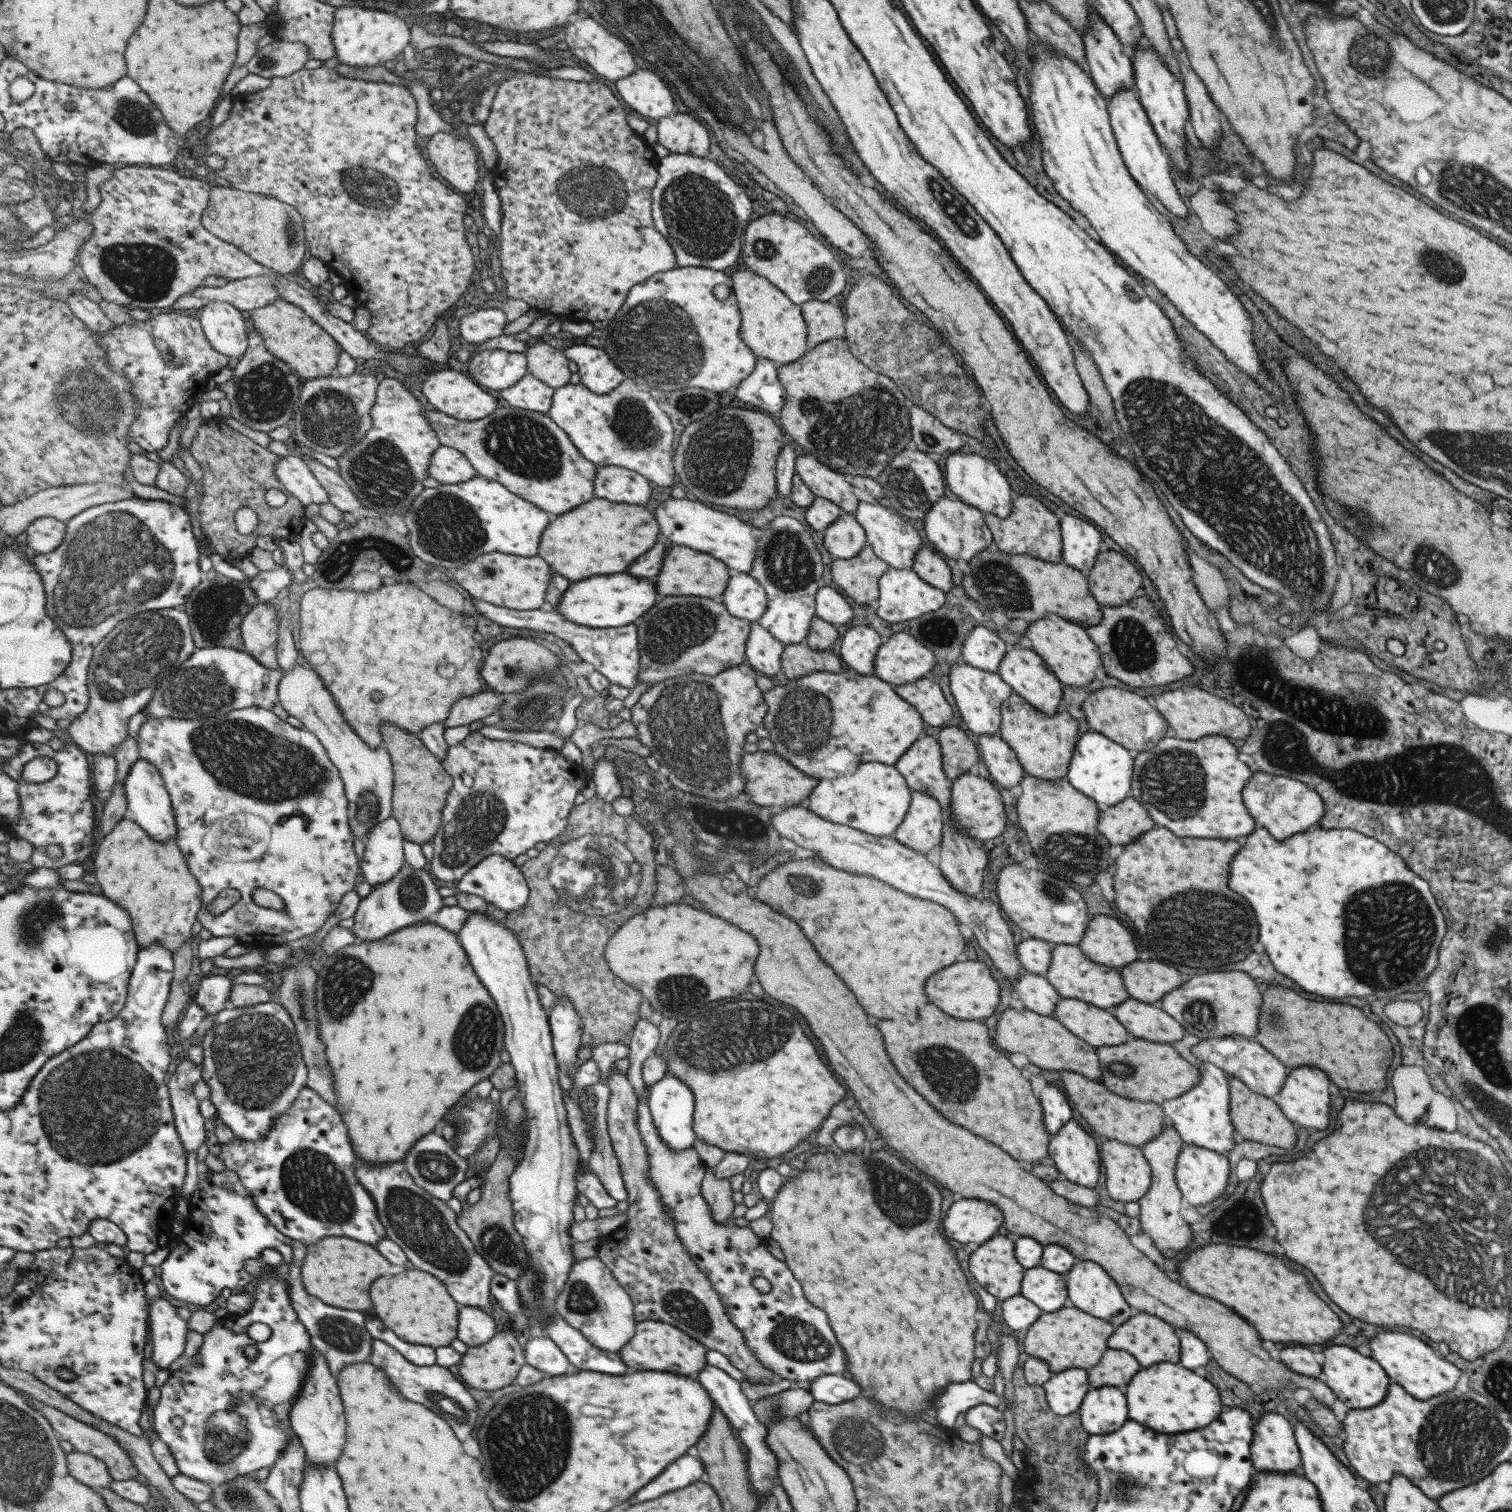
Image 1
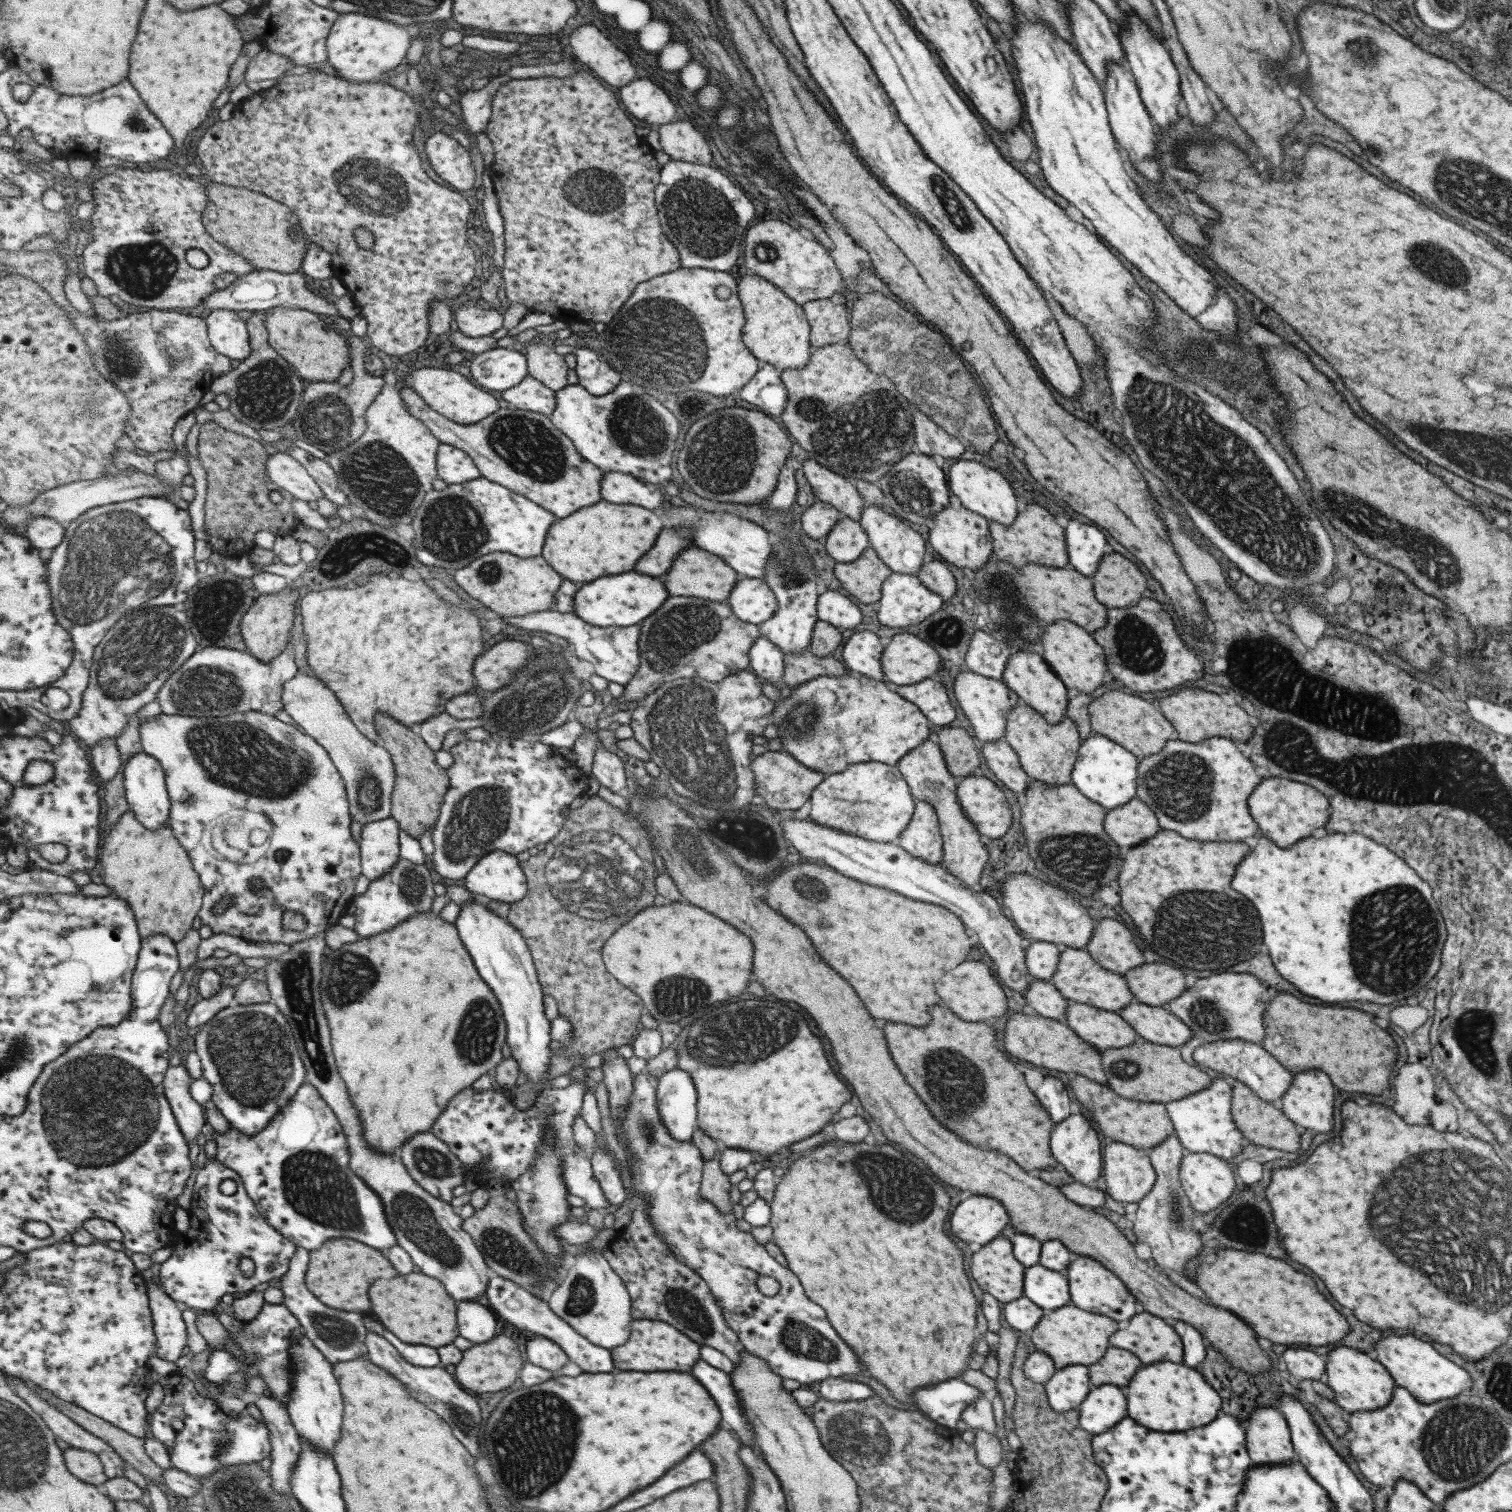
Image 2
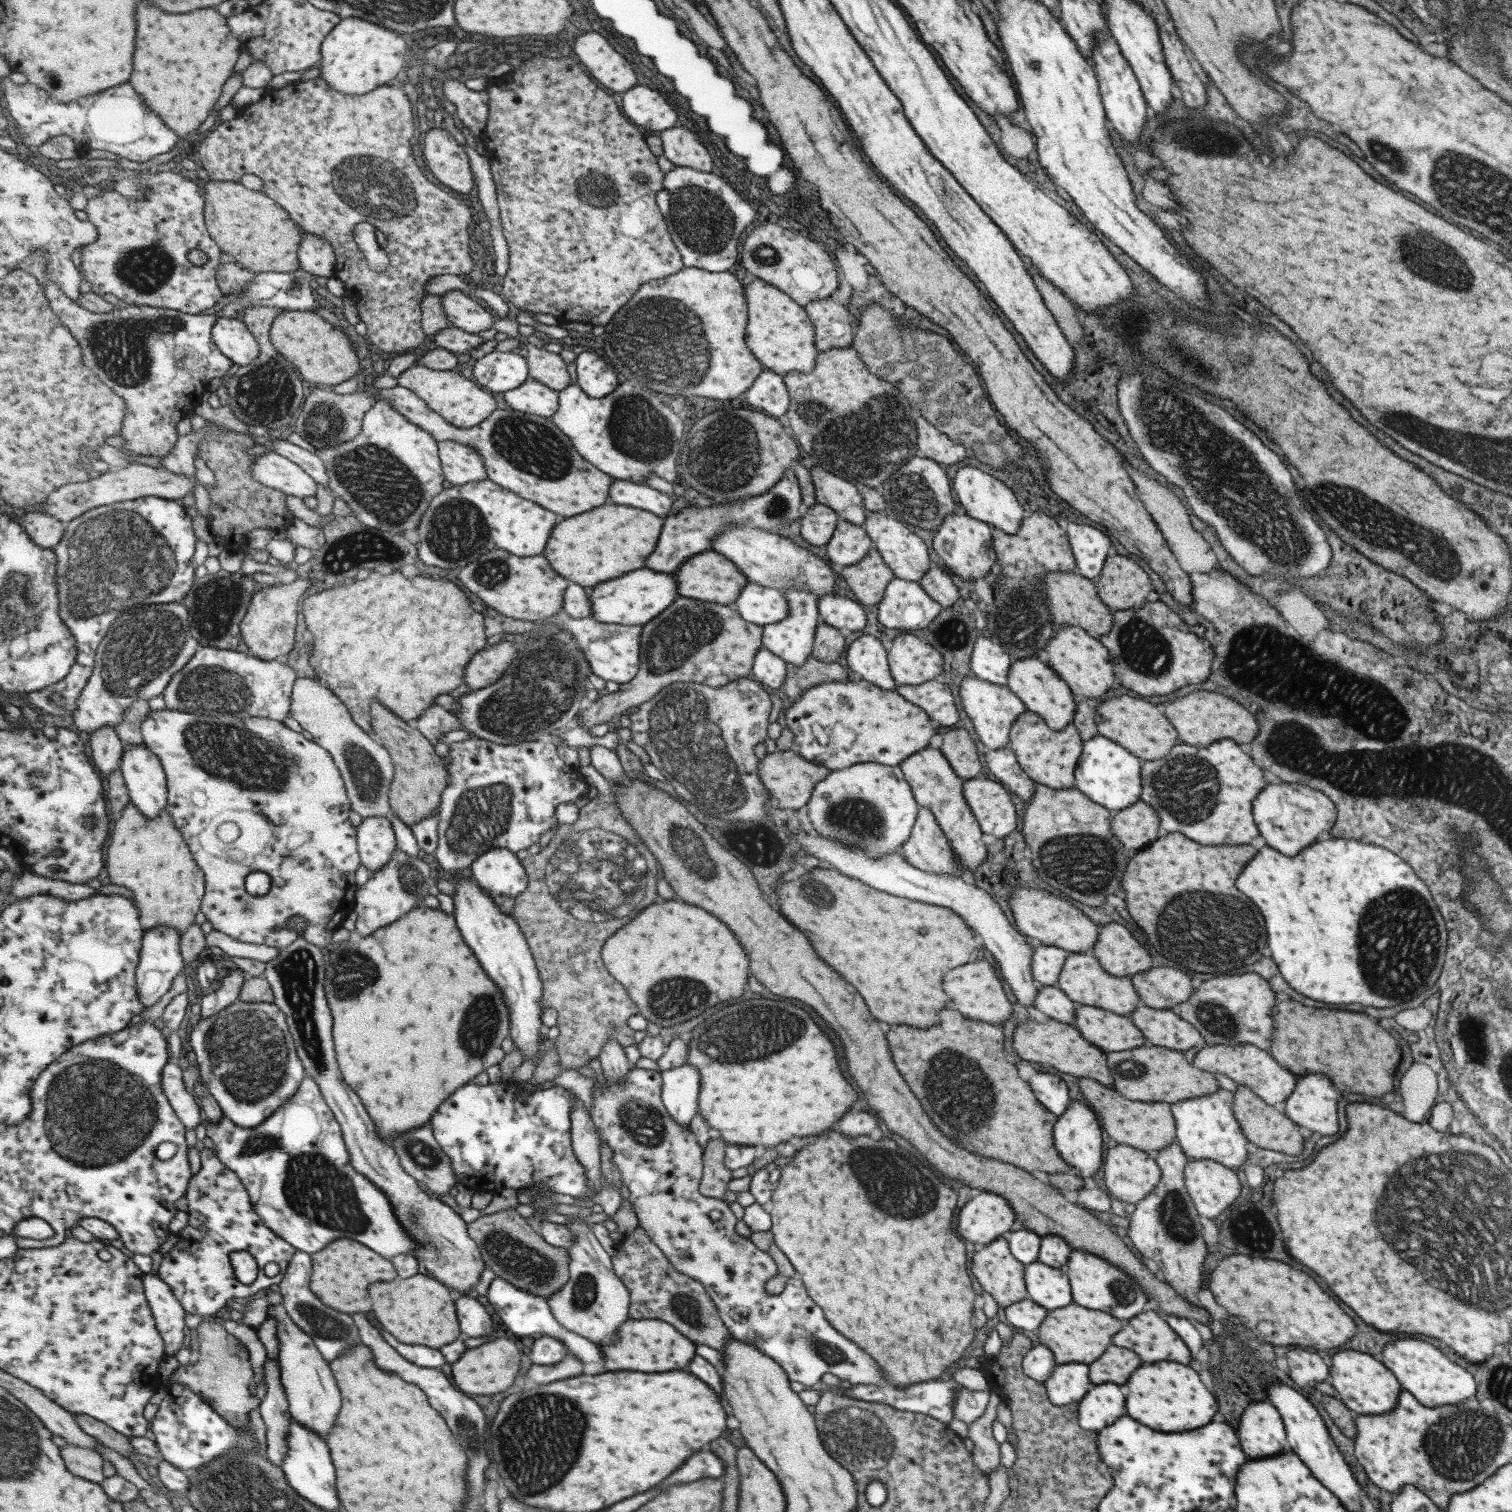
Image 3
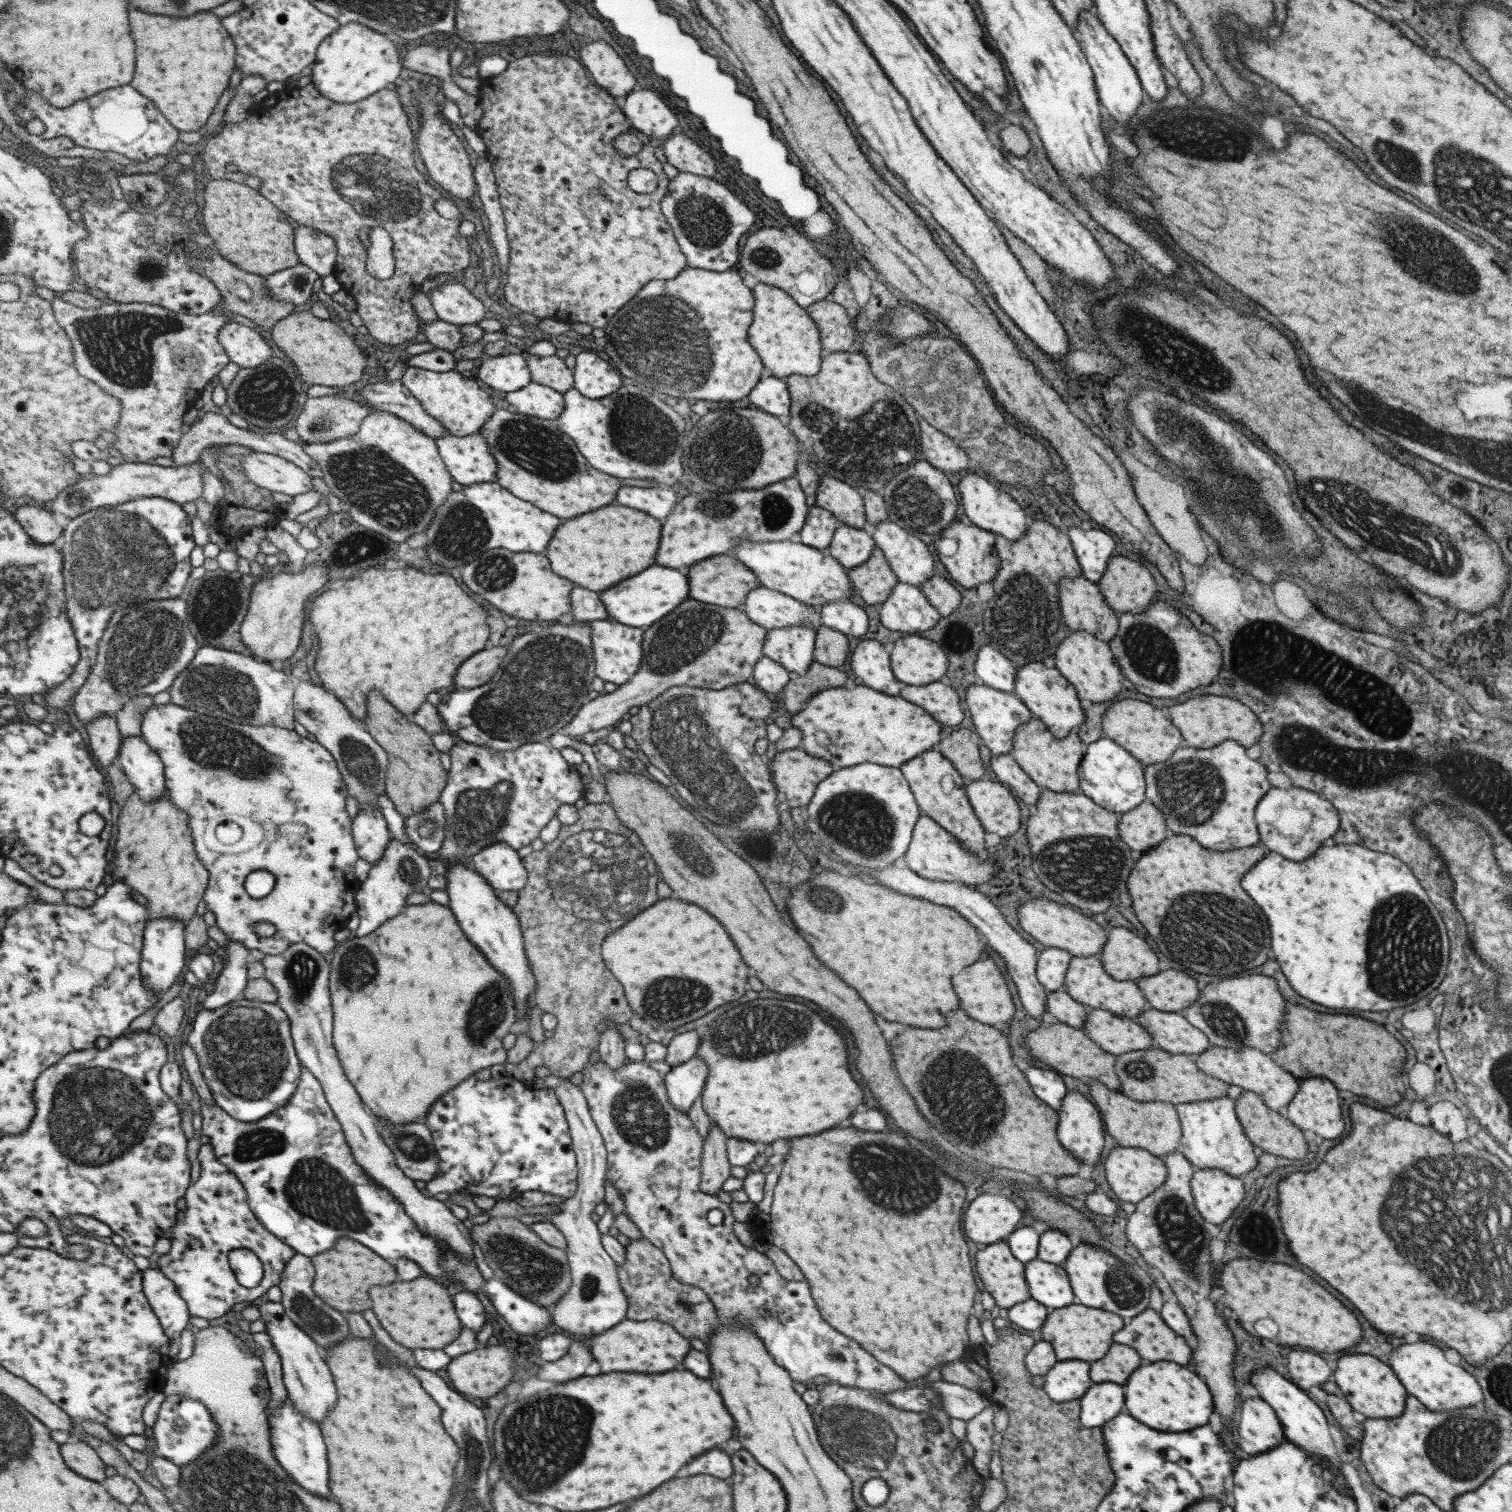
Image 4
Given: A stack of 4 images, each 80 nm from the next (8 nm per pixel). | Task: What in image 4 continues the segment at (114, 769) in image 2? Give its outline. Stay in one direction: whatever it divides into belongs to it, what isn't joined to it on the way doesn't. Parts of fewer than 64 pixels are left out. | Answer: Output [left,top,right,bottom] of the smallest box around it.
[86,715,123,768]

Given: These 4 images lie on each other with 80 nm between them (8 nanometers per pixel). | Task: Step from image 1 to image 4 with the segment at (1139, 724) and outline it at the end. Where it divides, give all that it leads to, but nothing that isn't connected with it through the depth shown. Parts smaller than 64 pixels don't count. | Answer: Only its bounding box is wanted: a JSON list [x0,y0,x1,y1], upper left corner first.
[1101,698,1181,766]

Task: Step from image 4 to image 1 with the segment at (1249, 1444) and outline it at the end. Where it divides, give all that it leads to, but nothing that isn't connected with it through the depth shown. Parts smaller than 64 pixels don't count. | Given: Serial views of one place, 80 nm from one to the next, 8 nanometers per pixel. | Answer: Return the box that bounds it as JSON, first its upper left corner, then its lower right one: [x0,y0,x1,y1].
[1250,1412,1300,1473]

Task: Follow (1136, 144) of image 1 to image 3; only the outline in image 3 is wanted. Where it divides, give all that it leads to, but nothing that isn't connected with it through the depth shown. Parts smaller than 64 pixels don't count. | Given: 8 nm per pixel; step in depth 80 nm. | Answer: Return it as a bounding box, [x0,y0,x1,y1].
[1091,29,1148,146]

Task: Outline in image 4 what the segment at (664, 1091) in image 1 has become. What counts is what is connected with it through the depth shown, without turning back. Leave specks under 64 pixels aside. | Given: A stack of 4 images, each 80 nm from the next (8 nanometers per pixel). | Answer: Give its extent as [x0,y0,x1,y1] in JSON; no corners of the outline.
[664,1056,707,1114]

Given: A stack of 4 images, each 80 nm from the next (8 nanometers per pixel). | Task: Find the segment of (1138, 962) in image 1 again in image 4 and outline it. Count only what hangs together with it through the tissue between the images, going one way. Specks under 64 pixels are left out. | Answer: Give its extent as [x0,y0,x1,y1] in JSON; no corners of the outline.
[1135,970,1199,1013]

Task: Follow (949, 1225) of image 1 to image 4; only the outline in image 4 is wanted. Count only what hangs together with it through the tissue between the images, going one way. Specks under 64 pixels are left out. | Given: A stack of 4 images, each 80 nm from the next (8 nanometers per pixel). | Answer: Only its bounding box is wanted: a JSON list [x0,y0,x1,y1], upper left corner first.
[963,1194,1023,1244]

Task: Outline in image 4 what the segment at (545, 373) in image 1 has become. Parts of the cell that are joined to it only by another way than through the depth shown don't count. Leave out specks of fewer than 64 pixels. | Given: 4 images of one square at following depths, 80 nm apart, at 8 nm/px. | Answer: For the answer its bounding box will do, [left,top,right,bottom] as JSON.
[527,355,575,394]

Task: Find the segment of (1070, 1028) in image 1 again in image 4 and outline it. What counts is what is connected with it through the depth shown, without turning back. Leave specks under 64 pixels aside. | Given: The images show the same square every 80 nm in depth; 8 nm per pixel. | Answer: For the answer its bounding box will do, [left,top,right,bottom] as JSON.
[1081,1009,1153,1055]

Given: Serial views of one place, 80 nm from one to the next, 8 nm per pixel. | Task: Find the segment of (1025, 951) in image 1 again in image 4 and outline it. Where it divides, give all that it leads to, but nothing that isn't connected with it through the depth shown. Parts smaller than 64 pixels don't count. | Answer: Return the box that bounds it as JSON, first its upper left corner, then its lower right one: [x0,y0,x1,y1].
[1035,948,1072,992]

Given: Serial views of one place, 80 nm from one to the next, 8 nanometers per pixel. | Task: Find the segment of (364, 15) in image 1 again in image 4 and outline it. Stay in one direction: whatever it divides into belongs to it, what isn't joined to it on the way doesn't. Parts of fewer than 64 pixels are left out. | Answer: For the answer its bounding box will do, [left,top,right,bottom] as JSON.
[312,22,403,105]

